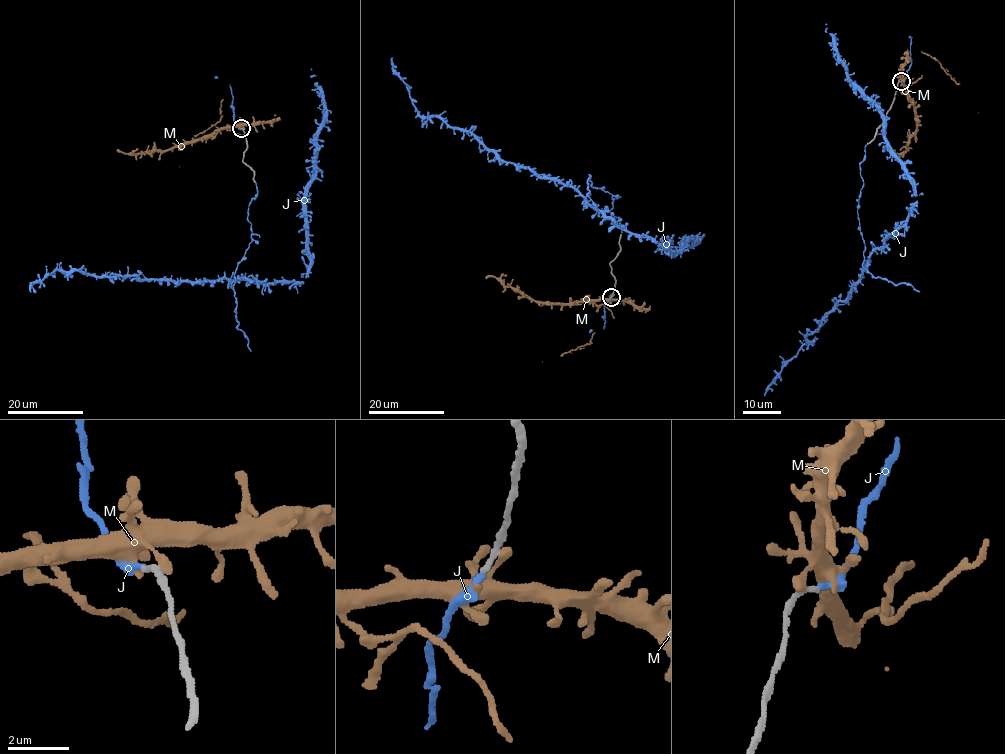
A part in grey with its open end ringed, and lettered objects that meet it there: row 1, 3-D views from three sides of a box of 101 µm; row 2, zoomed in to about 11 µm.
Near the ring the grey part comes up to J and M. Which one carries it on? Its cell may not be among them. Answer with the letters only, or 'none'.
J

